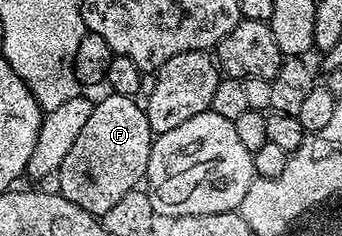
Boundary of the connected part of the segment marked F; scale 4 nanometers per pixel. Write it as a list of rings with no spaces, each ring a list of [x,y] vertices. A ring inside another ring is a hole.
[[[109,93],[108,98],[97,101],[90,112],[90,120],[78,132],[78,140],[70,144],[70,152],[60,164],[59,193],[88,214],[102,216],[126,192],[137,189],[139,180],[147,175],[148,161],[154,135],[143,105],[136,98]]]

